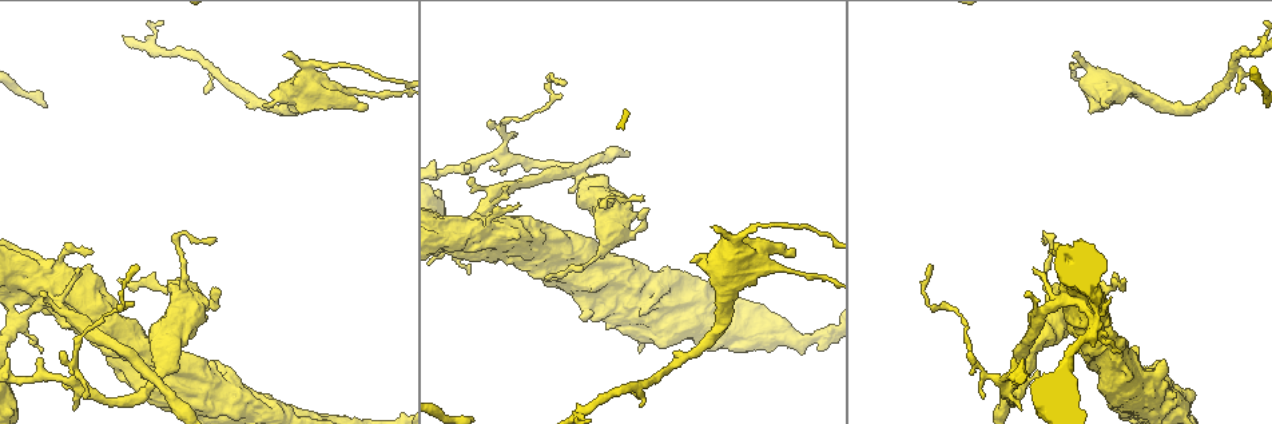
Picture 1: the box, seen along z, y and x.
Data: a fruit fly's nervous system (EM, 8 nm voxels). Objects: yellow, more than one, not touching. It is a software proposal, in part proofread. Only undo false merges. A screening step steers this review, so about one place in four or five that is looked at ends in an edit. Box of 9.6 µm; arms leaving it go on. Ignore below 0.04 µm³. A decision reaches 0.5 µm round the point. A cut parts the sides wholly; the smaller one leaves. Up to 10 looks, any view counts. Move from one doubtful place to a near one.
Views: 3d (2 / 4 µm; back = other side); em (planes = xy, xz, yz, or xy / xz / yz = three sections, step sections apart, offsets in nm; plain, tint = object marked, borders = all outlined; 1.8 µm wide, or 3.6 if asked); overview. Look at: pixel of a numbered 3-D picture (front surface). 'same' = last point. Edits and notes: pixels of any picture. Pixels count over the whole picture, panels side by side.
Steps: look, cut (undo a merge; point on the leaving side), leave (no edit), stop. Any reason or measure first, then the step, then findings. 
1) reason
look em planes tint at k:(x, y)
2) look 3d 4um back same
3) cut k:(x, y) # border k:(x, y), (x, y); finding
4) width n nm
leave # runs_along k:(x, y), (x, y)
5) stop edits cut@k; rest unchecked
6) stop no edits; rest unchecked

thick turns thin
look em 3.6um xz step 8 tint at 1:(478, 216)

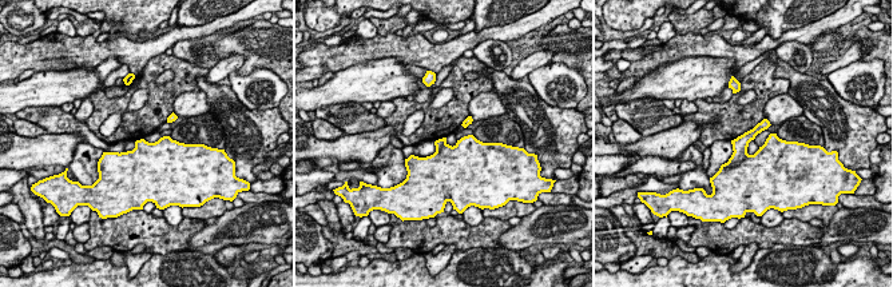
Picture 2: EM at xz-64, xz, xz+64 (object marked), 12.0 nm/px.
width 190 nm
cut 2:(739, 146) # border 2:(746, 152), (739, 162), (726, 164); a second neuron is stuck on

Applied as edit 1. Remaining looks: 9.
look overview

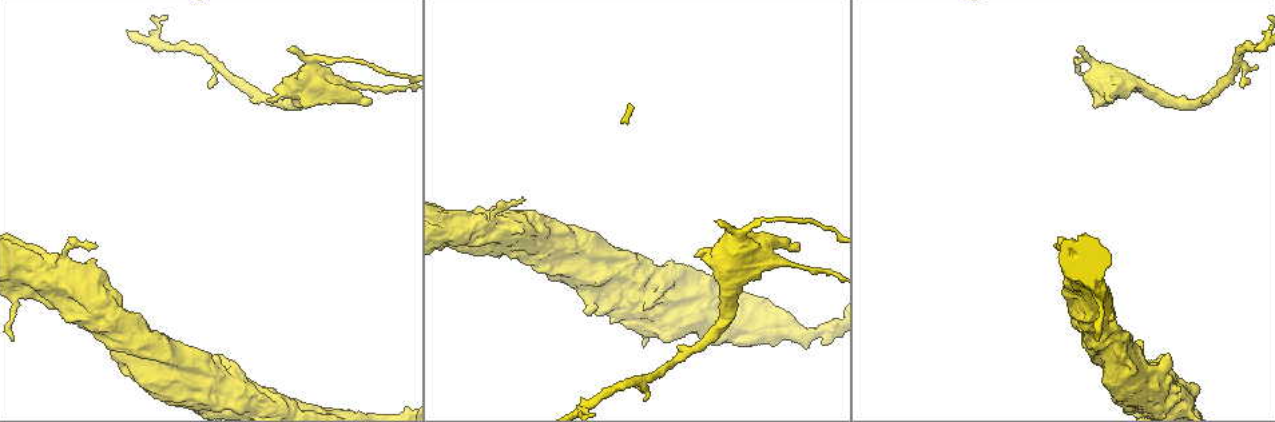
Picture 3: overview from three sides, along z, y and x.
thick turns thin
look em 3.6um planes plain at 3:(184, 386)

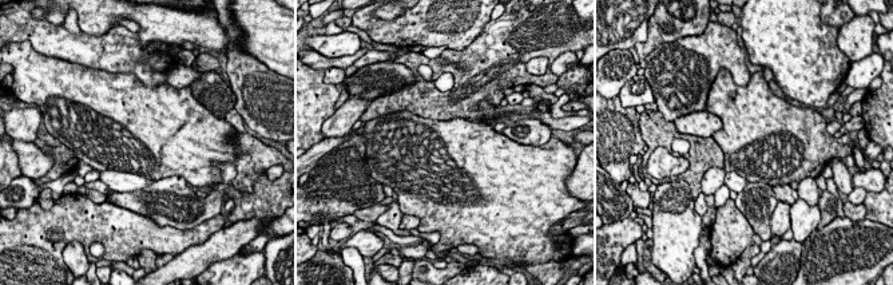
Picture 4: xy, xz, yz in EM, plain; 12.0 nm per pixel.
look em 3.6um planes borders same

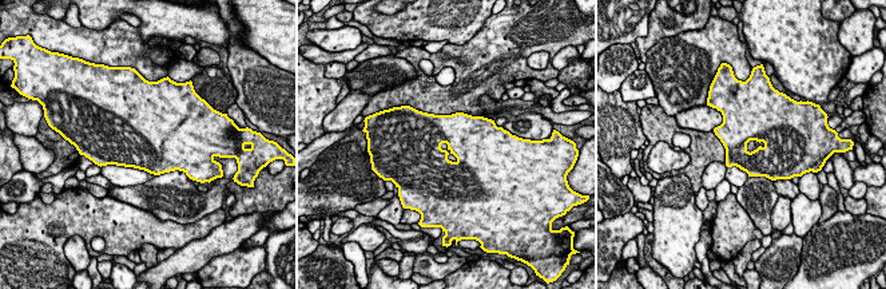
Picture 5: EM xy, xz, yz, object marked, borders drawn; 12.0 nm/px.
width 850 nm
leave # continuous, no second neuron

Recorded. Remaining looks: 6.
calibre changes
look 3d 2um at 3:(328, 58)

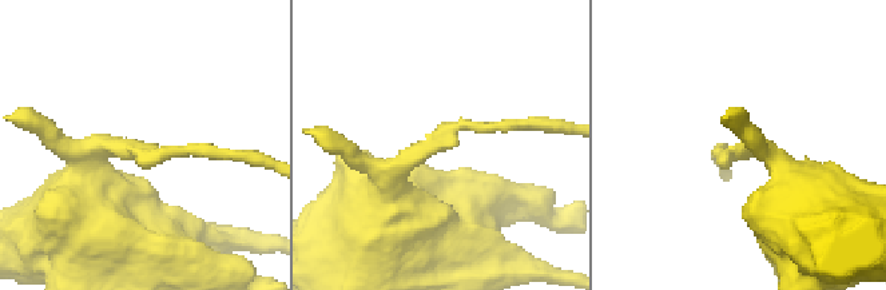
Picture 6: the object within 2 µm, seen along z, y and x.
shape alone is not enough
look em 3.6um xz step 16 tint at 6:(440, 143)

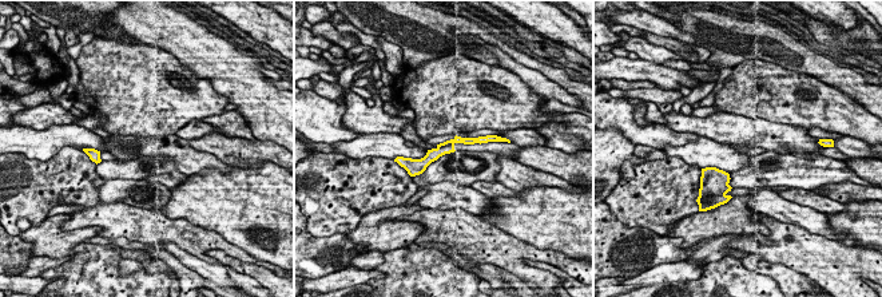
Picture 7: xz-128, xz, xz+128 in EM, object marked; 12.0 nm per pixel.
width 160 nm
cut 7:(457, 139) # part_leaving 7:(483, 141), (452, 141), (441, 145); two neurons meet here

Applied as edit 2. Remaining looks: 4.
stop edits cut@2, cut@7; rest unchecked

